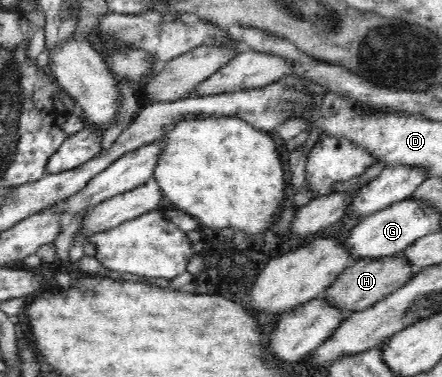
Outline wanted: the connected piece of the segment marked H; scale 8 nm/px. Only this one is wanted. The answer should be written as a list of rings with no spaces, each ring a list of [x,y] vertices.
[[[402,253],[382,259],[367,257],[356,260],[350,268],[346,268],[346,272],[336,282],[332,283],[320,298],[327,298],[328,303],[346,314],[354,314],[368,310],[374,304],[378,304],[380,300],[384,300],[386,296],[398,292],[397,290],[409,283],[416,274],[418,273],[412,272],[412,263]]]

